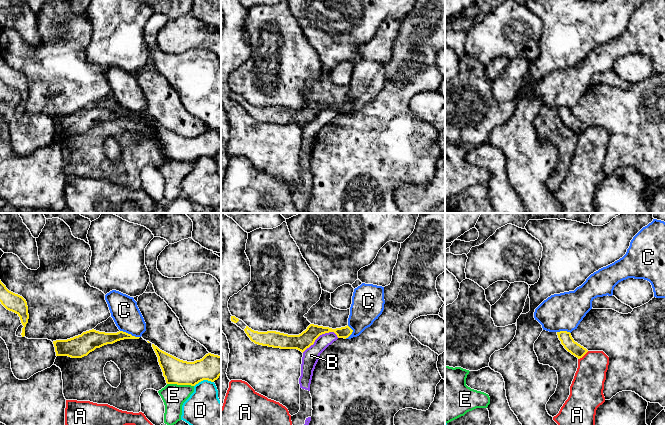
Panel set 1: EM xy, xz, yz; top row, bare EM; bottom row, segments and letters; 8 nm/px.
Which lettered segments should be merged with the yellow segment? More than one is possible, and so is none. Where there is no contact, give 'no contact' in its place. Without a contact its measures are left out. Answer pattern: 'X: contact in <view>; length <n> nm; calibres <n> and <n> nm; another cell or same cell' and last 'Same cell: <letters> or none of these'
A: contact in yz; length 110 nm; calibres 100 and 260 nm; another cell
B: contact in xz; length 320 nm; calibres 140 and 130 nm; another cell
C: contact in xy; length 170 nm; calibres 120 and 220 nm; another cell
D: contact in xy; length 170 nm; calibres 200 and 280 nm; another cell
E: contact in xy; length 220 nm; calibres 200 and 190 nm; another cell
Same cell: none of these

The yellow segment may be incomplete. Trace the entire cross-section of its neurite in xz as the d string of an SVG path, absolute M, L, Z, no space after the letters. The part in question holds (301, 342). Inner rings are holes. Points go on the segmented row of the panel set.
M310 324L307 329L299 335L288 335L276 331L258 332L248 326L246 326L244 331L255 344L280 349L297 349L302 353L313 345L315 340L322 334L334 332L338 338L346 339L353 332L348 325L332 329L314 324Z

